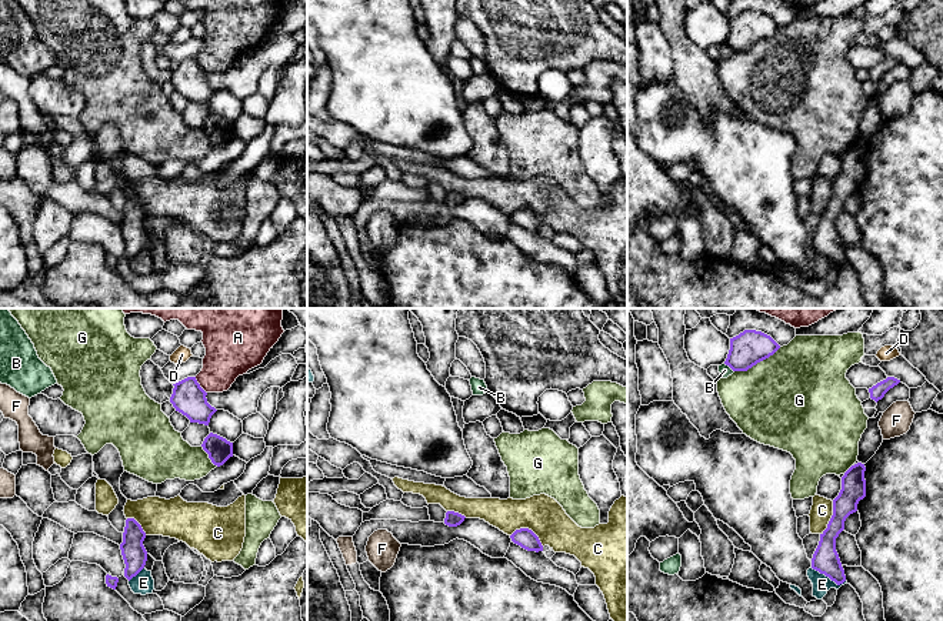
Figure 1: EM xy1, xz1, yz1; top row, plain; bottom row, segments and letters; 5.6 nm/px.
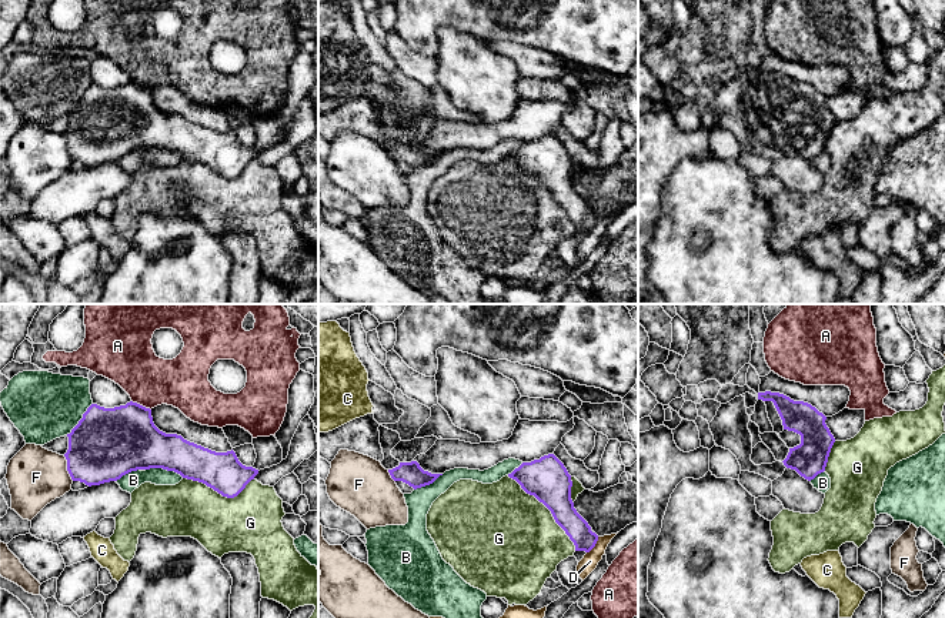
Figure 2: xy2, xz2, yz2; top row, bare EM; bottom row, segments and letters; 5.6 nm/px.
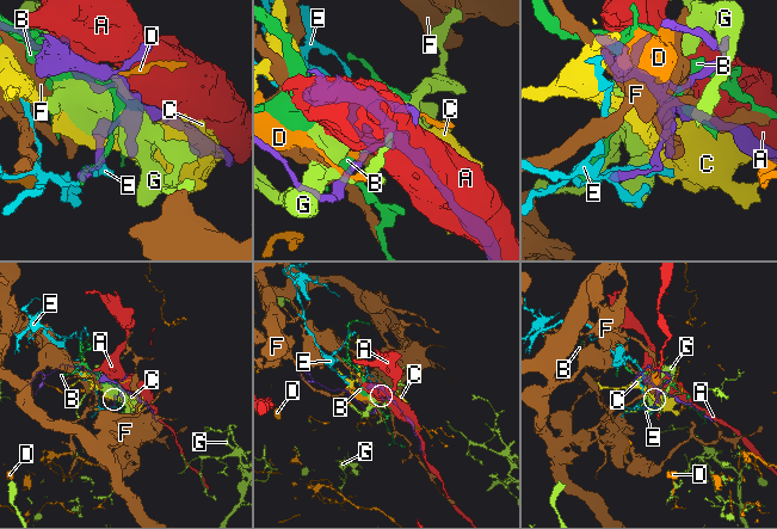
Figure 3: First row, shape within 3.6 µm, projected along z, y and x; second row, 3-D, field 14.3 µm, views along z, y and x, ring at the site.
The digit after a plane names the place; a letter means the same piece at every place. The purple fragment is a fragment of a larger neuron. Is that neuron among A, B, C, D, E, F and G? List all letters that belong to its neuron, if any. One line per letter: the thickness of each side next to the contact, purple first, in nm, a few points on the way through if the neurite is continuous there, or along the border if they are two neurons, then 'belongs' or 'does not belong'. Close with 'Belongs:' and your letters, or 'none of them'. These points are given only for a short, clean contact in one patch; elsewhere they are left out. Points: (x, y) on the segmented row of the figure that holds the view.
A: 380 nm thick on the purple side, 280 nm on the other; does not belong
B: 320 nm thick on the purple side, 100 nm on the other; does not belong
C: 110 nm thick on the purple side, 220 nm on the other; does not belong
D: 140 nm thick on the purple side, 90 nm on the other; does not belong
E: 150 nm thick on the purple side, 100 nm on the other; does not belong
F: 400 nm thick on the purple side, 320 nm on the other; border along xy2 (63, 456), (67, 473), (73, 480); does not belong
G: 240 nm thick on the purple side, 500 nm on the other; does not belong
Belongs: none of them

